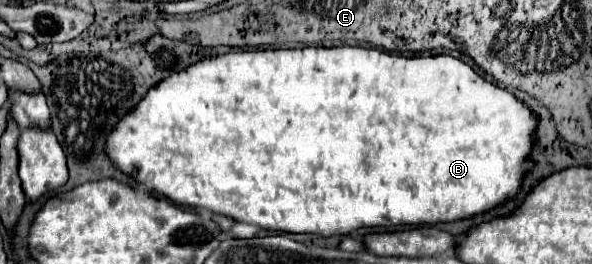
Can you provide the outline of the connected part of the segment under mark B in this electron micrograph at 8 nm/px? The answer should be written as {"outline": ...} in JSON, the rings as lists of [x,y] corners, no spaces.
{"outline":[[[303,47],[303,49],[267,49],[267,51],[235,51],[235,53],[225,53],[225,55],[217,55],[217,57],[205,57],[203,63],[195,63],[193,67],[187,67],[185,71],[173,73],[169,75],[169,79],[165,79],[165,83],[159,83],[157,87],[149,89],[149,95],[145,95],[145,99],[131,111],[131,115],[125,115],[125,119],[119,119],[117,127],[113,129],[113,135],[109,135],[109,157],[113,161],[115,167],[119,167],[125,173],[131,173],[135,177],[135,181],[143,183],[147,189],[175,201],[177,205],[187,205],[187,207],[195,207],[195,209],[209,209],[213,213],[223,213],[227,217],[233,217],[235,221],[243,221],[243,223],[251,223],[251,225],[259,225],[263,229],[269,231],[283,231],[283,233],[313,233],[313,235],[321,235],[321,237],[331,237],[331,235],[349,235],[351,231],[357,231],[361,227],[397,227],[397,225],[437,225],[437,223],[451,223],[451,221],[461,221],[467,217],[475,217],[479,213],[487,213],[499,205],[503,205],[505,201],[513,199],[523,183],[525,177],[525,161],[537,141],[537,125],[539,125],[539,117],[523,103],[519,101],[513,93],[485,81],[479,73],[475,73],[467,63],[463,63],[461,59],[455,59],[451,55],[417,55],[417,57],[403,57],[403,55],[391,55],[387,51],[379,51],[373,47]]]}

